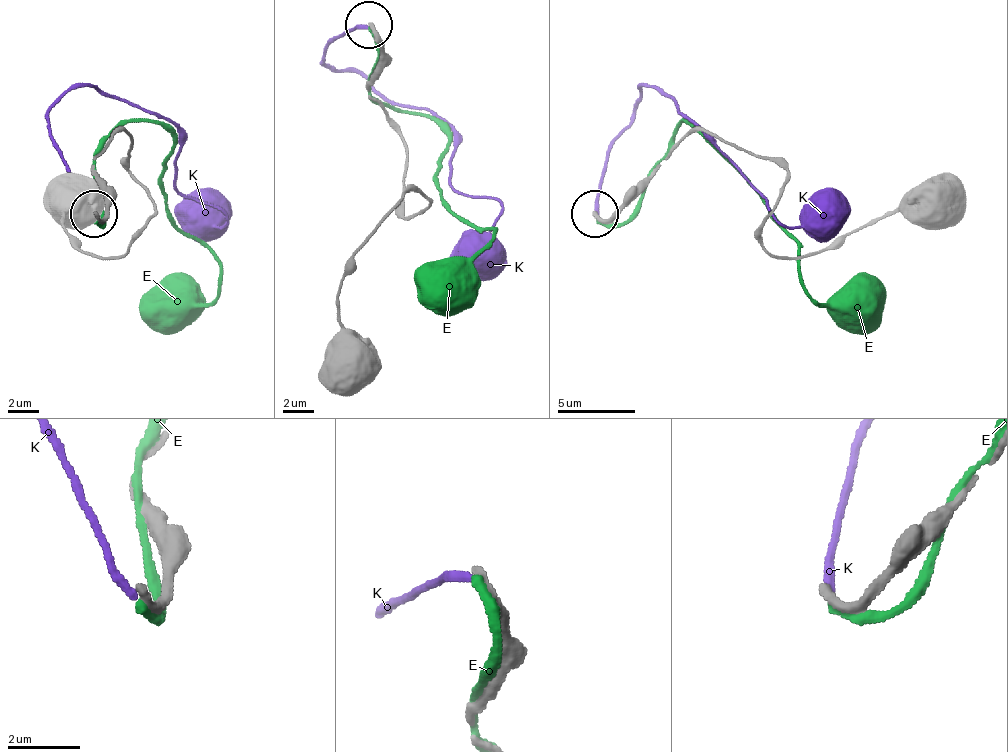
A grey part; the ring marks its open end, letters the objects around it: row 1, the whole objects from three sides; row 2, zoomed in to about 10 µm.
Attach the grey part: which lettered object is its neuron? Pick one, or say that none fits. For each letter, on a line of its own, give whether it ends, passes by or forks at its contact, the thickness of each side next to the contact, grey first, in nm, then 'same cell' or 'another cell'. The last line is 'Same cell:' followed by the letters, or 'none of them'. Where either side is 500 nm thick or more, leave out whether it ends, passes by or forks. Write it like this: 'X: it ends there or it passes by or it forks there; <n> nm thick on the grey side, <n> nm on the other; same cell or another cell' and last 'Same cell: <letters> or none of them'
E: it ends there; 400 nm thick on the grey side, 360 nm on the other; another cell
K: it ends there; 300 nm thick on the grey side, 260 nm on the other; another cell
Same cell: none of them

